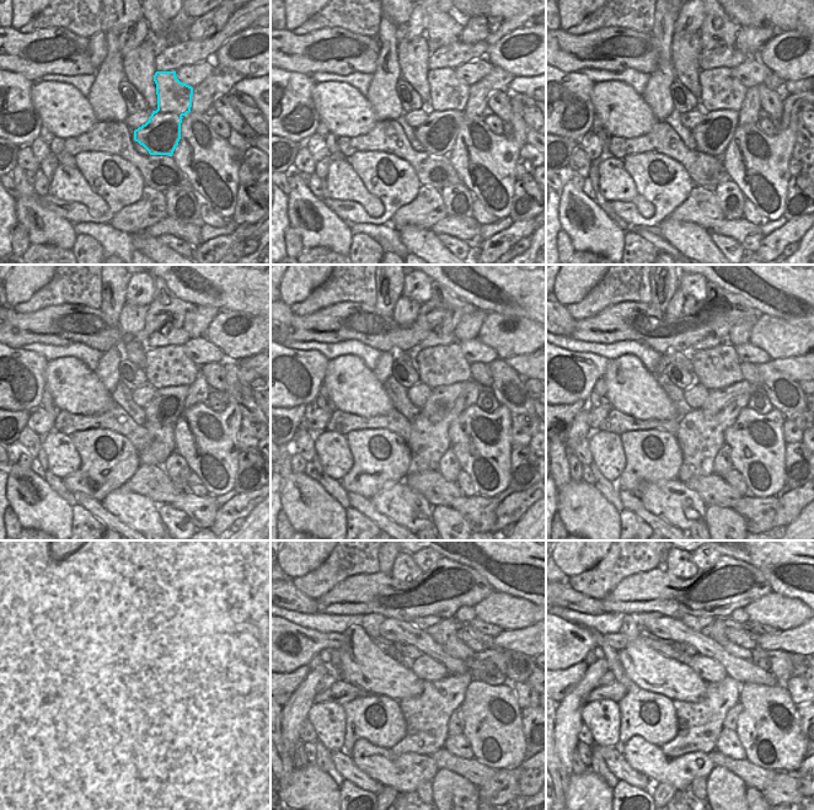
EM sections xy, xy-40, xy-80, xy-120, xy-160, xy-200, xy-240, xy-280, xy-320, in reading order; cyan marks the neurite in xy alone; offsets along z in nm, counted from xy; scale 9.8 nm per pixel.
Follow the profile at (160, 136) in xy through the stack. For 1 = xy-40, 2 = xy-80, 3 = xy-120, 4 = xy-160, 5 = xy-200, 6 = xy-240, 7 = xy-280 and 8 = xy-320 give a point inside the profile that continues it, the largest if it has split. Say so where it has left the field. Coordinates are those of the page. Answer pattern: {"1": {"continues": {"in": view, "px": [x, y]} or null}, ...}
{"1": {"continues": {"in": "xy-40", "px": [449, 95]}}, "2": {"continues": {"in": "xy-80", "px": [722, 96]}}, "3": {"continues": {"in": "xy-120", "px": [169, 371]}}, "4": {"continues": {"in": "xy-160", "px": [443, 368]}}, "5": {"continues": {"in": "xy-200", "px": [718, 368]}}, "6": {"continues": {"in": "xy-240", "px": [173, 650]}}, "7": {"continues": {"in": "xy-280", "px": [444, 633]}}, "8": {"continues": {"in": "xy-320", "px": [778, 661]}}}

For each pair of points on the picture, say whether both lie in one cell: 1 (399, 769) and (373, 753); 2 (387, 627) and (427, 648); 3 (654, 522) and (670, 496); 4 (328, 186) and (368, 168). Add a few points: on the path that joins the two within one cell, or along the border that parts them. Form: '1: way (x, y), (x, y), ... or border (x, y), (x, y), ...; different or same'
1: way (392, 769), (389, 769), (379, 760); same
2: way (397, 630), (406, 632), (417, 640); same
3: border (637, 496), (649, 511), (678, 527); different
4: border (347, 159), (363, 185), (374, 196); different

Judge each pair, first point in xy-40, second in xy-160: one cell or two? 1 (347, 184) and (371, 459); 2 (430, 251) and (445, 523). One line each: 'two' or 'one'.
1: two
2: two

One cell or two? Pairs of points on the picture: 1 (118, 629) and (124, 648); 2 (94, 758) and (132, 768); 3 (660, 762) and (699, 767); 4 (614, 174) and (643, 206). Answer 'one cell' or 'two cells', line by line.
1: two cells
2: one cell
3: one cell
4: one cell

